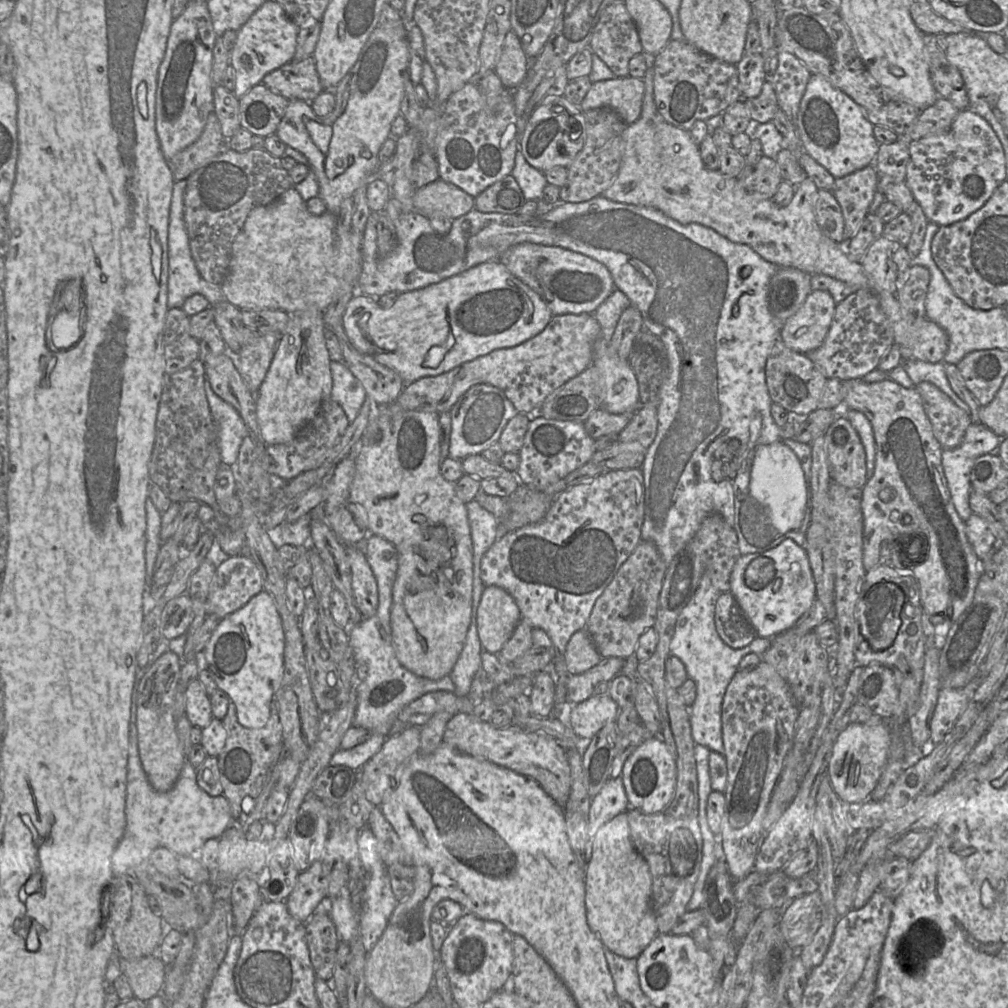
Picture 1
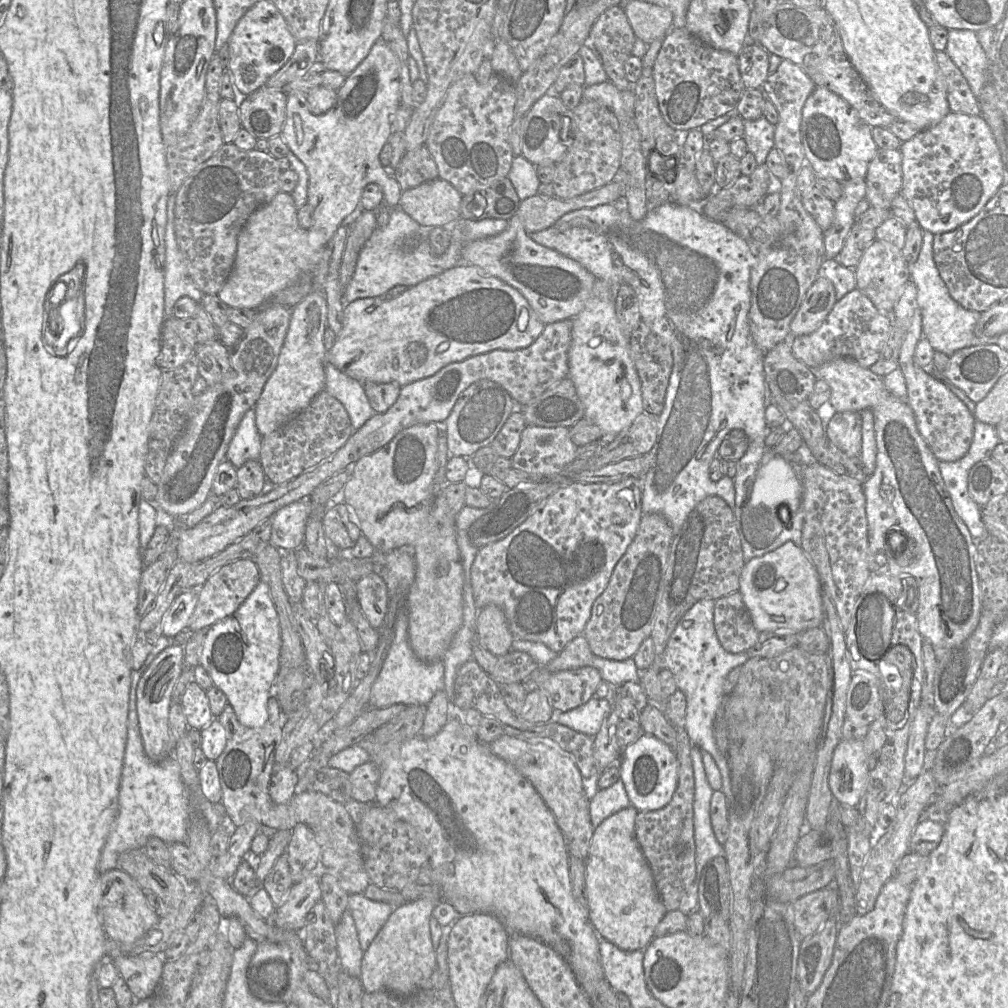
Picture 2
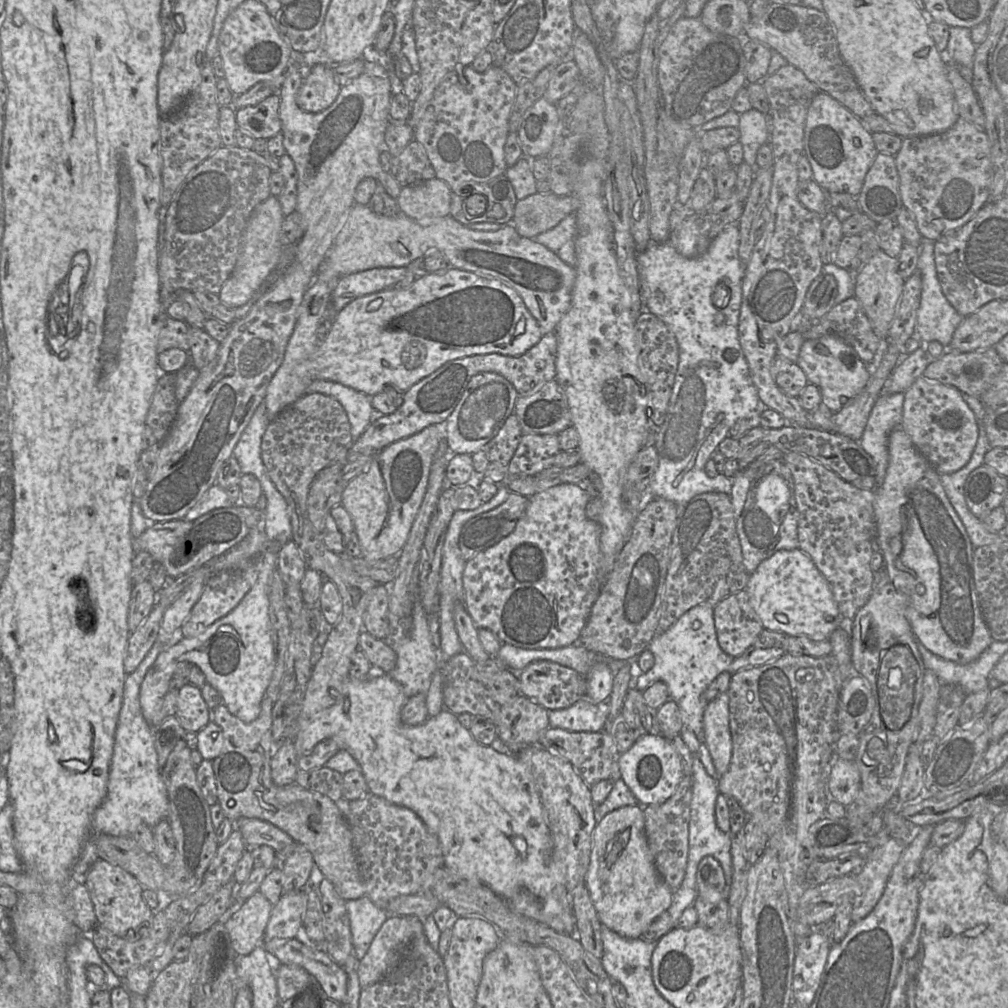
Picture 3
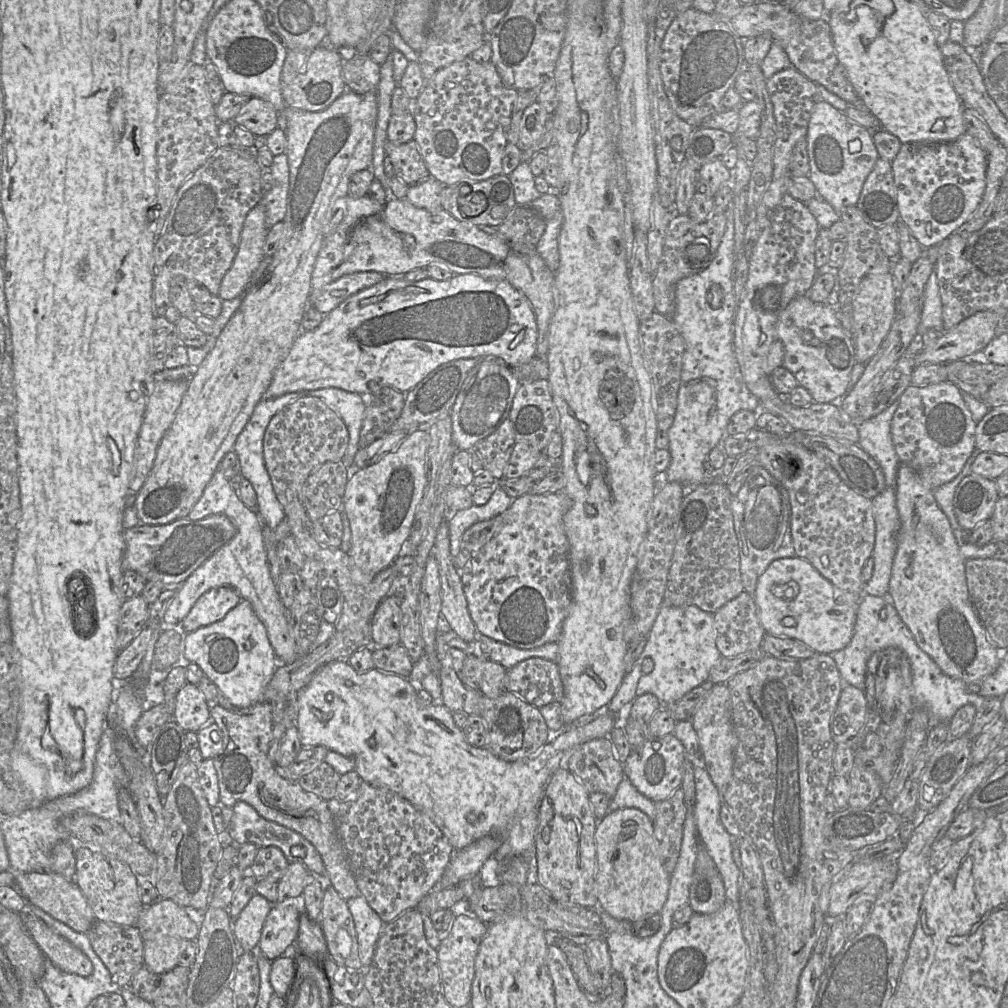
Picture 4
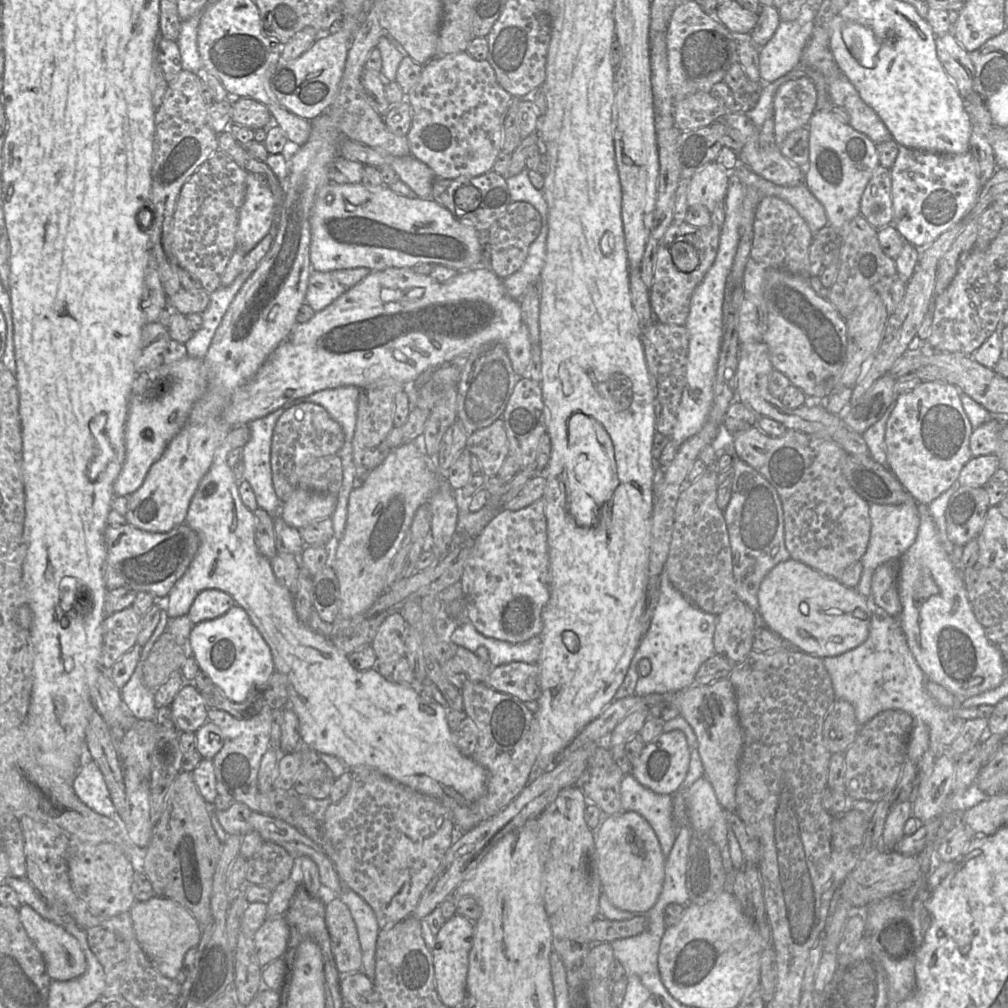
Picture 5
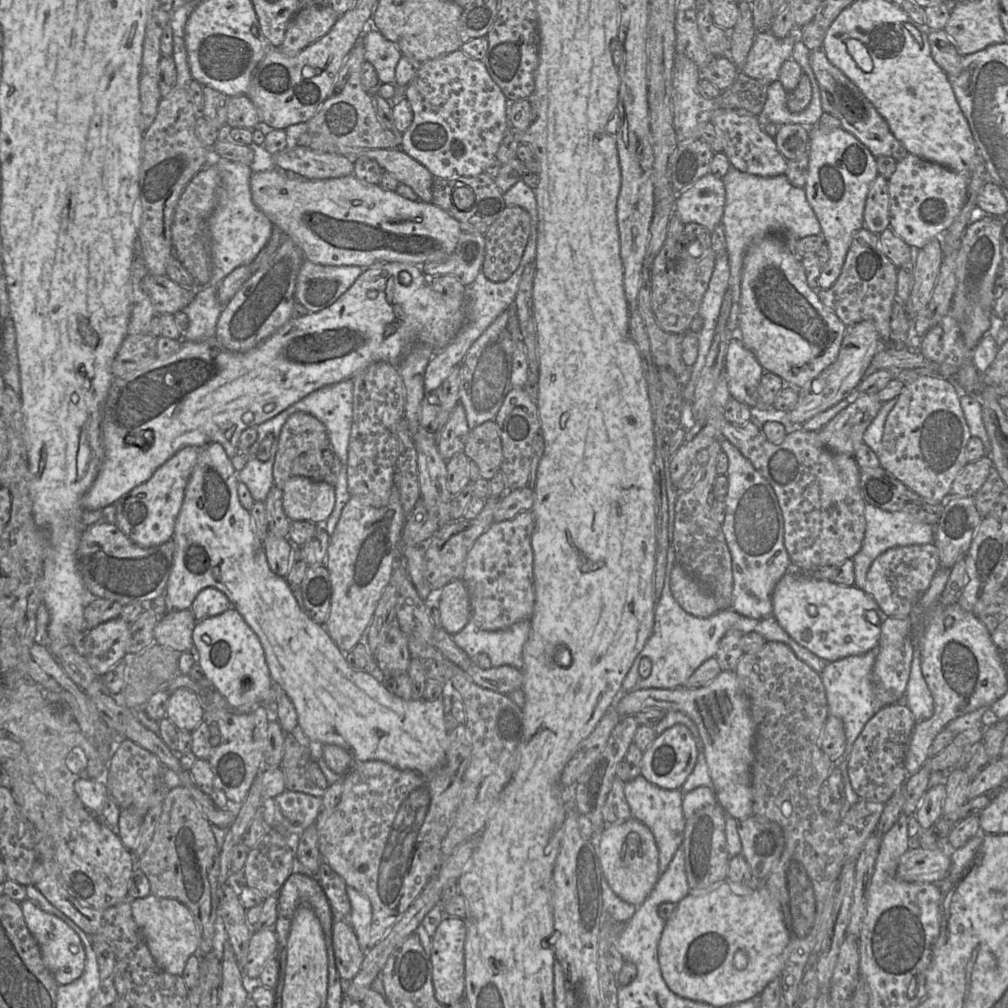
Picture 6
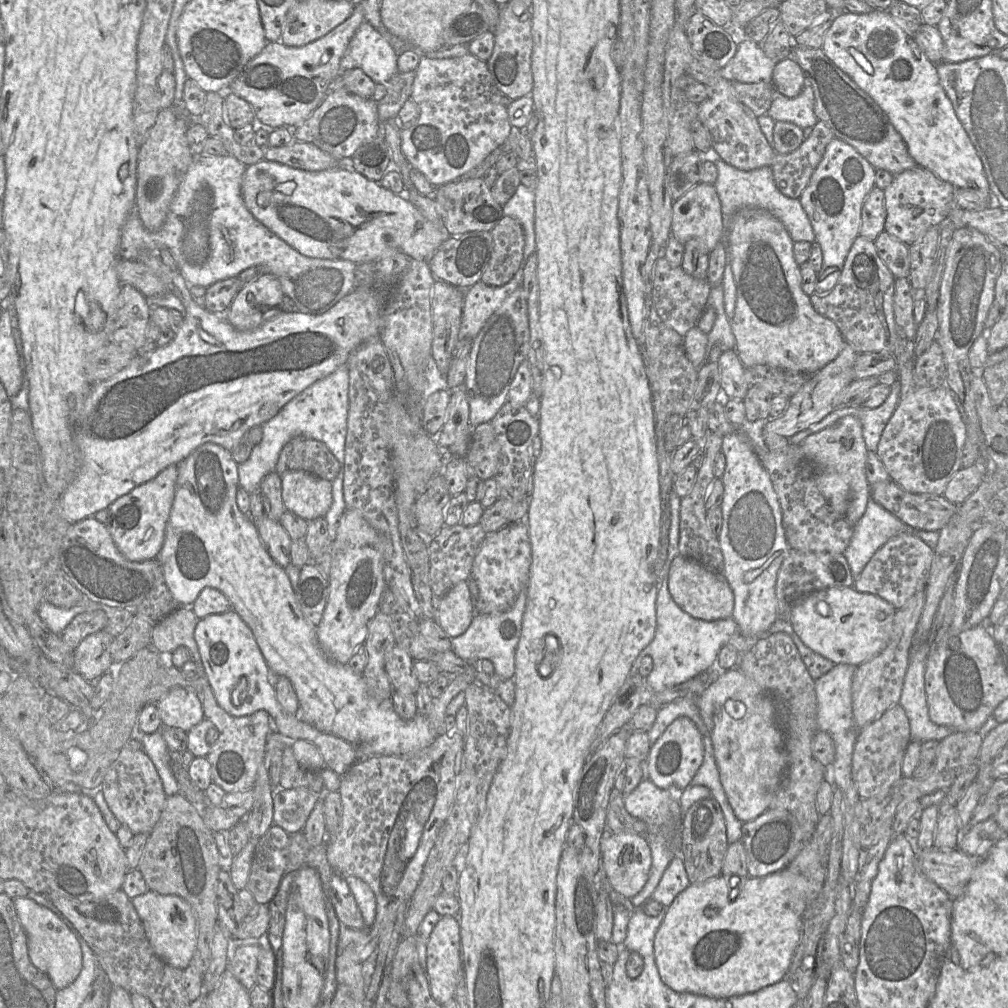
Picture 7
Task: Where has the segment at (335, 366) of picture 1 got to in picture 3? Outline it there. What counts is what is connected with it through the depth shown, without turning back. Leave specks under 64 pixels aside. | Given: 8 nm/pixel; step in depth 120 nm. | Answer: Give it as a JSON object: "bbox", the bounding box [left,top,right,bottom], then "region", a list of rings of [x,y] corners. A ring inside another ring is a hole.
{"bbox":[306,380,376,441],"region":[[[314,380],[307,387],[306,394],[321,393],[336,399],[344,408],[353,441],[358,439],[376,416],[371,397],[353,388],[328,380]]]}

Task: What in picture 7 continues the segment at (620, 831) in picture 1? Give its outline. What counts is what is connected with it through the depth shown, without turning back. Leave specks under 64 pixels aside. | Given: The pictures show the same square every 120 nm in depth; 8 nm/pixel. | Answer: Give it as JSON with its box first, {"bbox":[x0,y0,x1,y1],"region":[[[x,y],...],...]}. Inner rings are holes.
{"bbox":[600,829,652,899],"region":[[[605,829],[600,849],[607,878],[613,889],[631,899],[646,884],[652,864],[651,848],[645,836],[632,833],[612,833]]]}

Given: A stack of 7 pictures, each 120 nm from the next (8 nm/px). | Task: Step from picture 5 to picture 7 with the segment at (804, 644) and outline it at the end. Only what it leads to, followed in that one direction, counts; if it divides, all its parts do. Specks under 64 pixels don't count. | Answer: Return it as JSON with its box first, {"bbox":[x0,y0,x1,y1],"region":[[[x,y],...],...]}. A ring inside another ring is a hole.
{"bbox":[788,587,896,666],"region":[[[832,587],[801,597],[791,606],[788,620],[801,641],[834,664],[860,666],[887,645],[896,609],[886,600],[851,587]]]}

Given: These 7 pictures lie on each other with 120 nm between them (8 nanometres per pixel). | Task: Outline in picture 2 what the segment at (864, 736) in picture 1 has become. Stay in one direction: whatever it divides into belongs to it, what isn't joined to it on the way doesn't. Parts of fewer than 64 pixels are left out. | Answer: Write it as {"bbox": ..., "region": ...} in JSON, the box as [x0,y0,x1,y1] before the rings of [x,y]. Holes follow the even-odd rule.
{"bbox":[829,740,868,807],"region":[[[841,740],[835,748],[829,787],[841,805],[856,807],[868,782],[867,759],[862,740]]]}

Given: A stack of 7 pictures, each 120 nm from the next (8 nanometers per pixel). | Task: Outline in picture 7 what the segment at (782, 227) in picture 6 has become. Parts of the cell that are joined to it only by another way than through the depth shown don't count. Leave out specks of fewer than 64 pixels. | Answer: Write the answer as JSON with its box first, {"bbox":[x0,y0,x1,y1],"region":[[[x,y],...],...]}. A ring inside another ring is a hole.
{"bbox":[714,159,815,243],"region":[[[721,159],[715,160],[715,165],[718,170],[718,177],[716,182],[714,183],[714,186],[720,200],[722,217],[724,218],[724,238],[725,238],[725,219],[730,219],[730,217],[734,213],[742,209],[764,209],[781,221],[781,223],[786,228],[787,232],[789,233],[794,243],[800,241],[806,241],[810,243],[815,242],[815,234],[812,225],[800,203],[799,198],[793,199],[786,197],[777,189],[773,178],[773,173],[770,167],[764,166],[750,171],[743,171],[727,164]]]}

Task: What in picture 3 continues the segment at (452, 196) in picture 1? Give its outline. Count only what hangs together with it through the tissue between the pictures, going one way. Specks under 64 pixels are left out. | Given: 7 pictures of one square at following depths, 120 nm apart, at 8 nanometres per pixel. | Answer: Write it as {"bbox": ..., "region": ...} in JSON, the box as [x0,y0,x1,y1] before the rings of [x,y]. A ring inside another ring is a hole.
{"bbox":[397,177,451,221],"region":[[[435,177],[402,187],[397,202],[402,214],[416,221],[424,221],[449,216],[451,196],[449,185]]]}

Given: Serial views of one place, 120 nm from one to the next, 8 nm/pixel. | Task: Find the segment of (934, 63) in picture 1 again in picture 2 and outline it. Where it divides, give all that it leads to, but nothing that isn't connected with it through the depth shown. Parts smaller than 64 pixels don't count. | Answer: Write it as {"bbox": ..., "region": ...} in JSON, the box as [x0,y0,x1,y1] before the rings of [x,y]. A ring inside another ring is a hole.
{"bbox":[935,51,980,115],"region":[[[945,51],[935,52],[936,66],[946,83],[949,109],[968,115],[980,115],[980,108],[967,80]]]}

